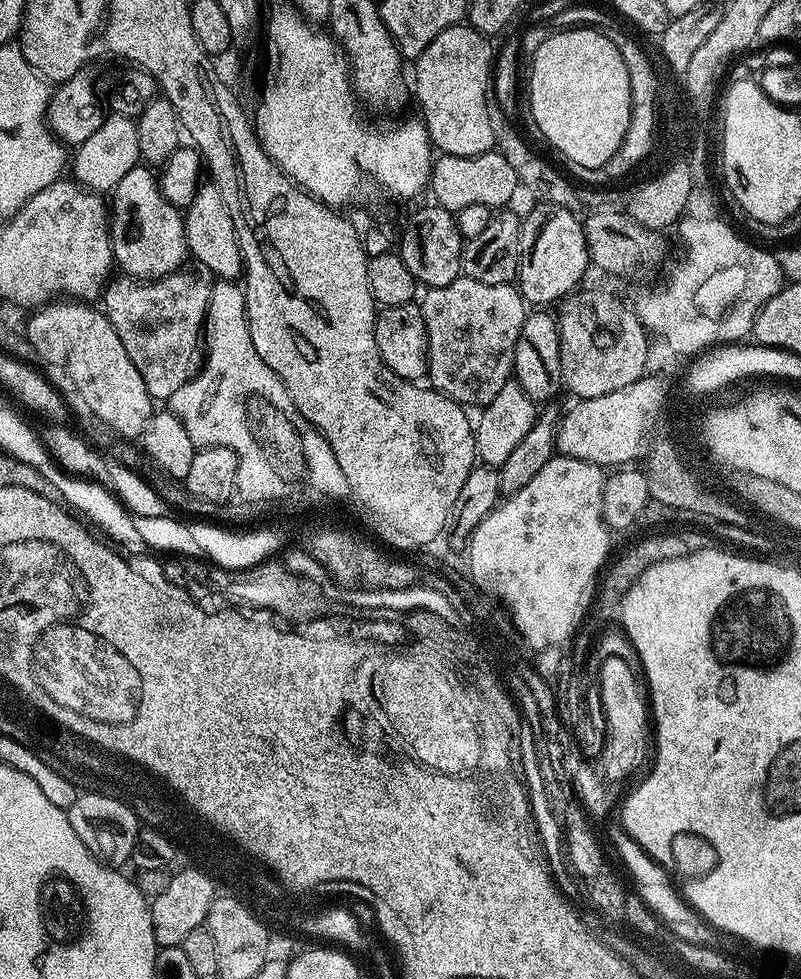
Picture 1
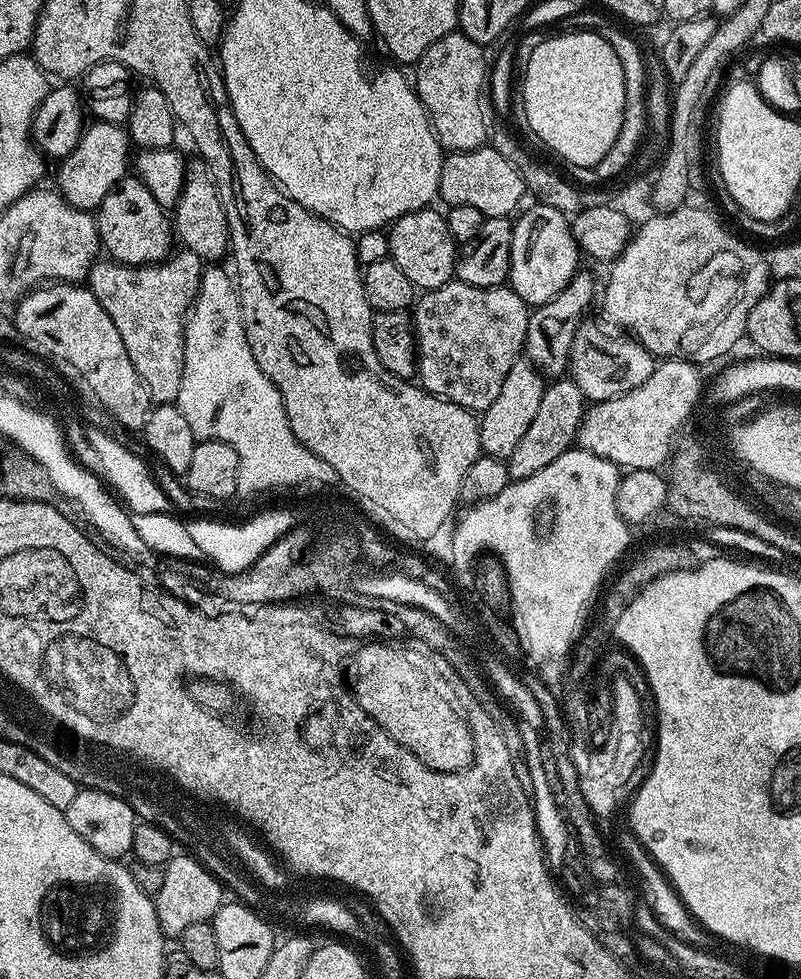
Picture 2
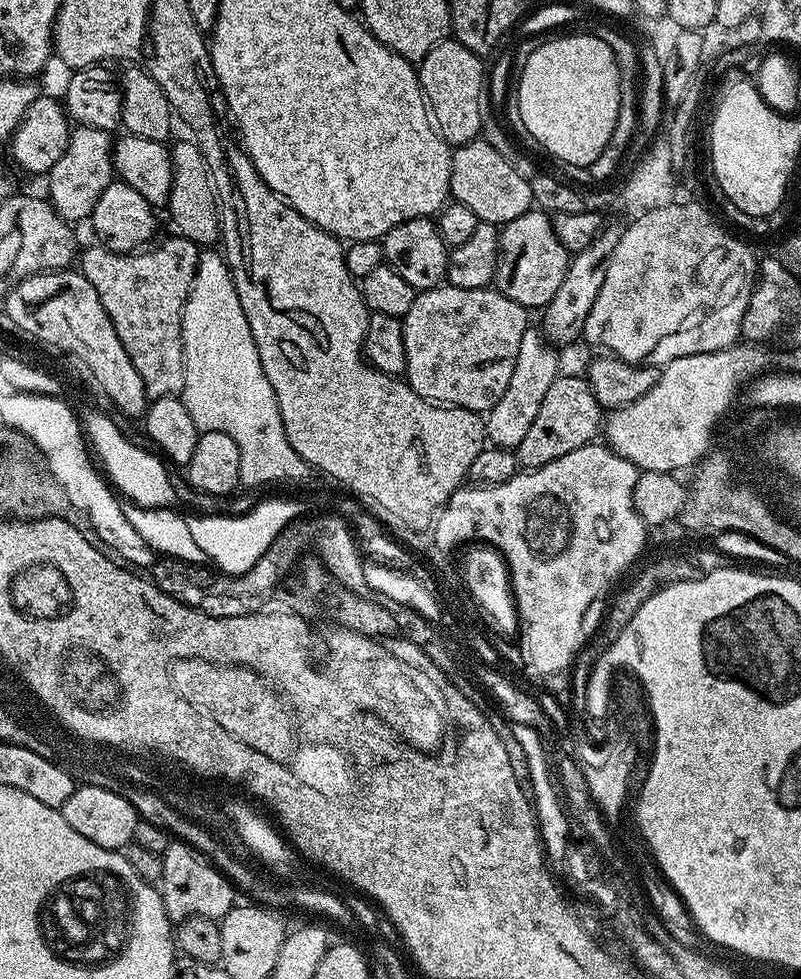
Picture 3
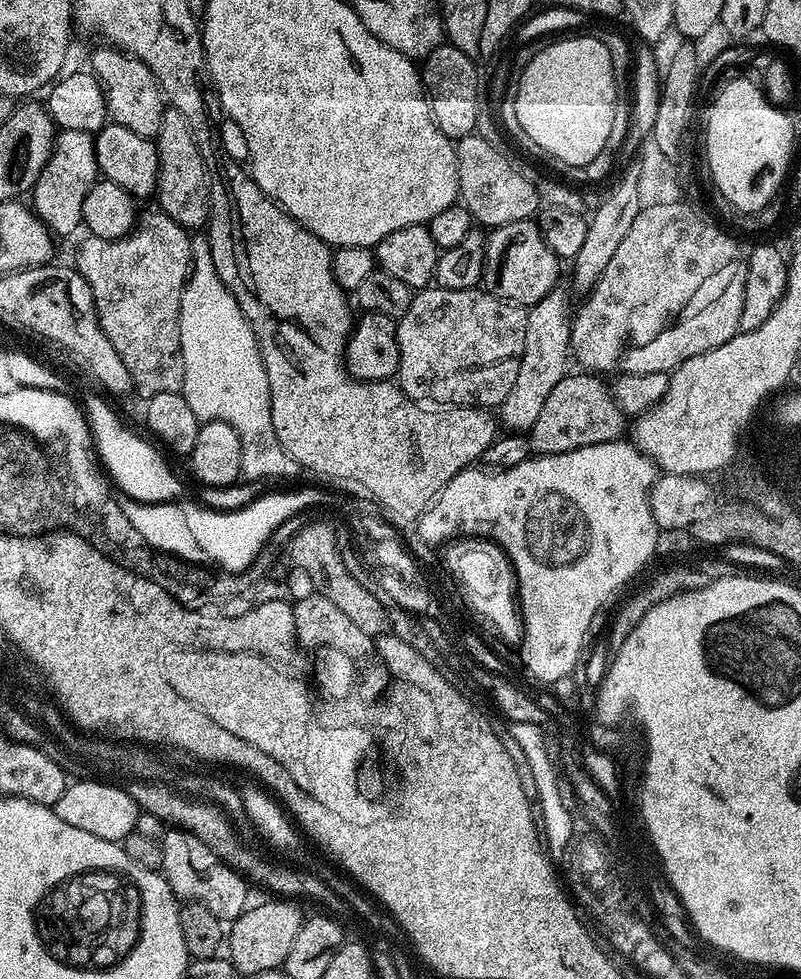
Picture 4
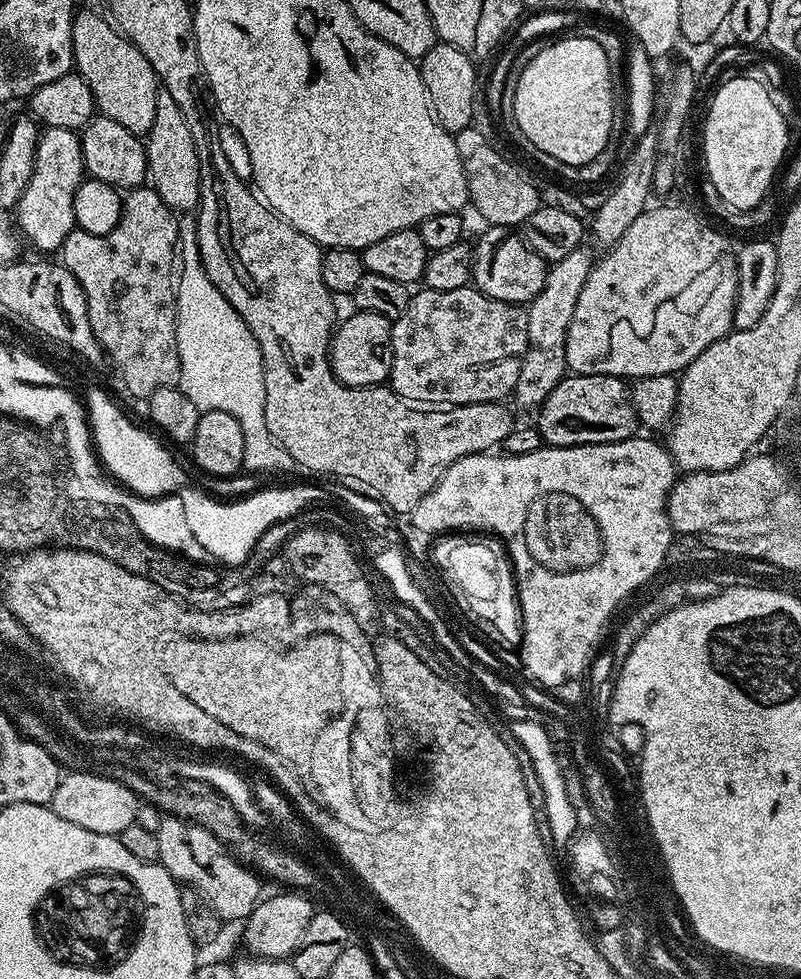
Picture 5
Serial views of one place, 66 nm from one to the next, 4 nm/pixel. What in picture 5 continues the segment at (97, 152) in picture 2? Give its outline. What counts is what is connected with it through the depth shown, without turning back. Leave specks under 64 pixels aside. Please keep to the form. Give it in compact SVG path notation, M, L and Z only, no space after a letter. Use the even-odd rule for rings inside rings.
M44 128L36 143L30 182L14 209L14 220L23 239L40 251L37 253L59 253L63 249L66 238L76 228L74 194L85 178L79 135L65 128Z

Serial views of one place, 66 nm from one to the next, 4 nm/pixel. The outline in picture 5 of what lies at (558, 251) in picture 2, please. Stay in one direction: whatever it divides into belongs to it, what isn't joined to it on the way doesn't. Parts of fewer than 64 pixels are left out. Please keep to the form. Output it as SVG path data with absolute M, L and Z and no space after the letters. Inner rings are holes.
M488 226L483 229L472 250L472 284L479 292L507 304L527 306L542 290L550 267L549 261L543 260L529 246L519 231Z

